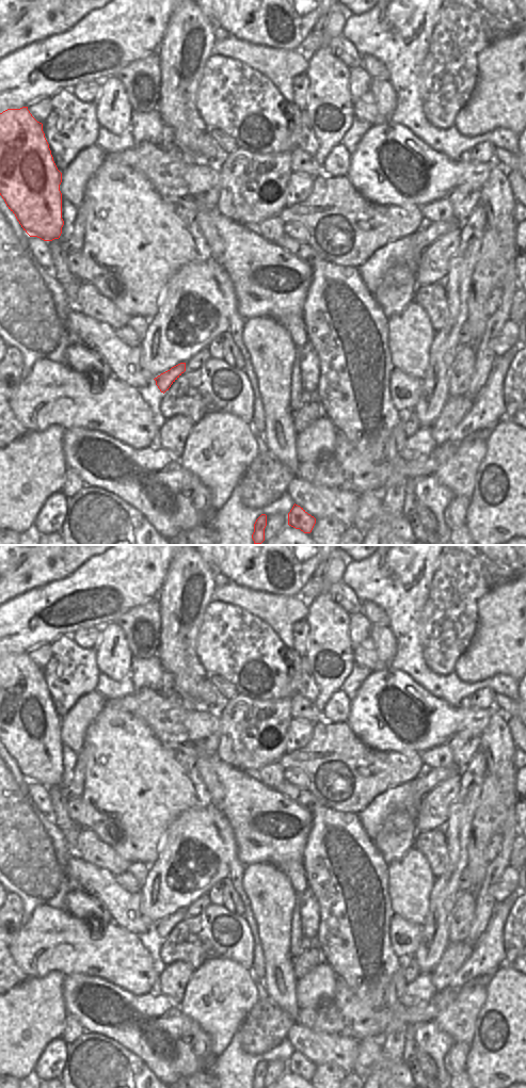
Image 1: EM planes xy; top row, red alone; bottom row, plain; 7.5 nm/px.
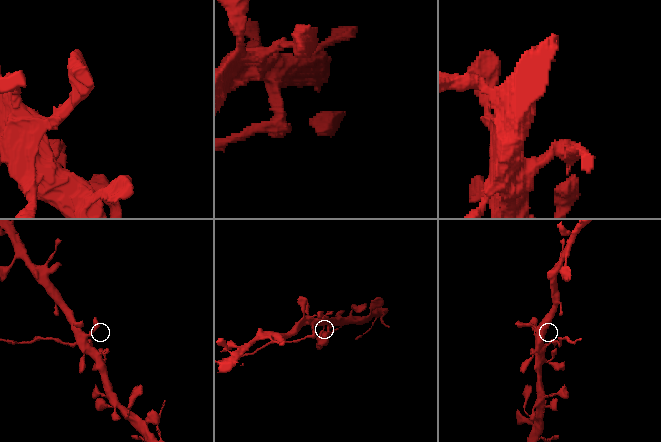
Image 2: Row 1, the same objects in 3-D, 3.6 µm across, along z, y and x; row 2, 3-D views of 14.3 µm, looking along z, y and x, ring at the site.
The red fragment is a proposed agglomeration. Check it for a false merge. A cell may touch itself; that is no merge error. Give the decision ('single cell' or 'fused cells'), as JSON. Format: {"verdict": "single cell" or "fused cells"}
{"verdict": "fused cells"}

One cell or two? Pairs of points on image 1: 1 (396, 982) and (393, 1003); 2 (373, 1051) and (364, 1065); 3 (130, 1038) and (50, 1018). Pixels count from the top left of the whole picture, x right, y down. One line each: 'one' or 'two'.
1: one
2: one
3: two

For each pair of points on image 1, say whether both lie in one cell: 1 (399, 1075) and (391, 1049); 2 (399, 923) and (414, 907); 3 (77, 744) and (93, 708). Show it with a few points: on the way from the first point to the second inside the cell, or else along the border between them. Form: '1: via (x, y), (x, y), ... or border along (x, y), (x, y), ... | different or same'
1: border along (402, 1061), (391, 1068), (393, 1076) | different
2: border along (395, 914), (419, 926) | different
3: via (77, 735), (77, 724), (84, 717) | same

